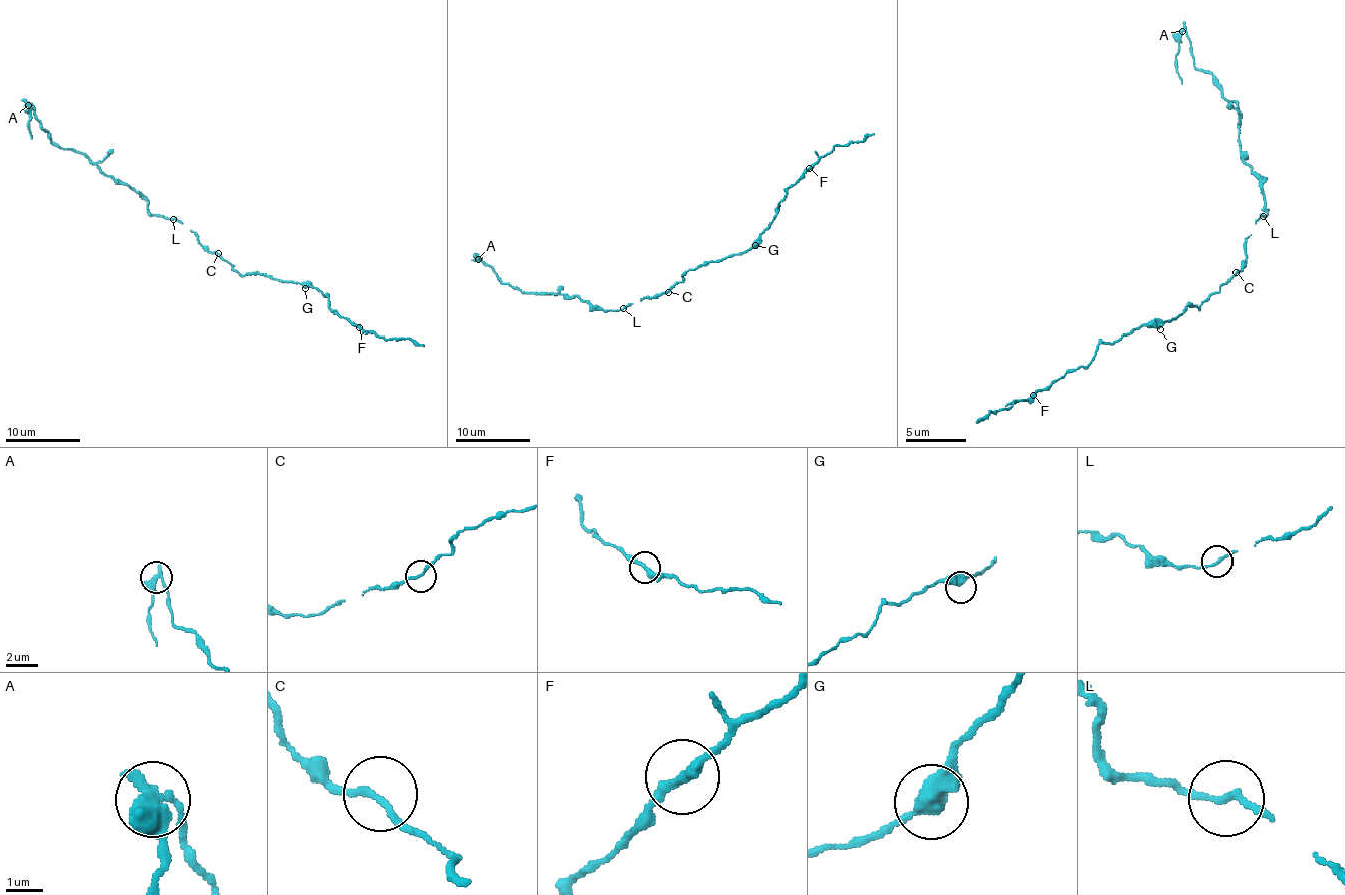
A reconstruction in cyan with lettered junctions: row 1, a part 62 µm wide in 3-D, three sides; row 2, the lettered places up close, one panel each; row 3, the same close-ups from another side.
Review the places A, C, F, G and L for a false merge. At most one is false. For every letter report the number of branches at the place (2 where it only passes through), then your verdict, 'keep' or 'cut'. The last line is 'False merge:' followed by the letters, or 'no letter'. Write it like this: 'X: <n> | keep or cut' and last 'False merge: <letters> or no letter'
A: 2 | cut
C: 2 | keep
F: 2 | keep
G: 2 | keep
L: 2 | keep
False merge: A

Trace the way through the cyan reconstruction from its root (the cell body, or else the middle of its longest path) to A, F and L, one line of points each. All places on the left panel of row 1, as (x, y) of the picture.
A: (216, 253), (183, 223), (153, 216), (138, 193), (118, 184), (83, 154), (59, 147), (28, 105)
F: (216, 253), (242, 275), (266, 273), (277, 281), (316, 288), (335, 312), (360, 327)
L: (216, 253), (209, 251), (183, 223), (173, 219)

